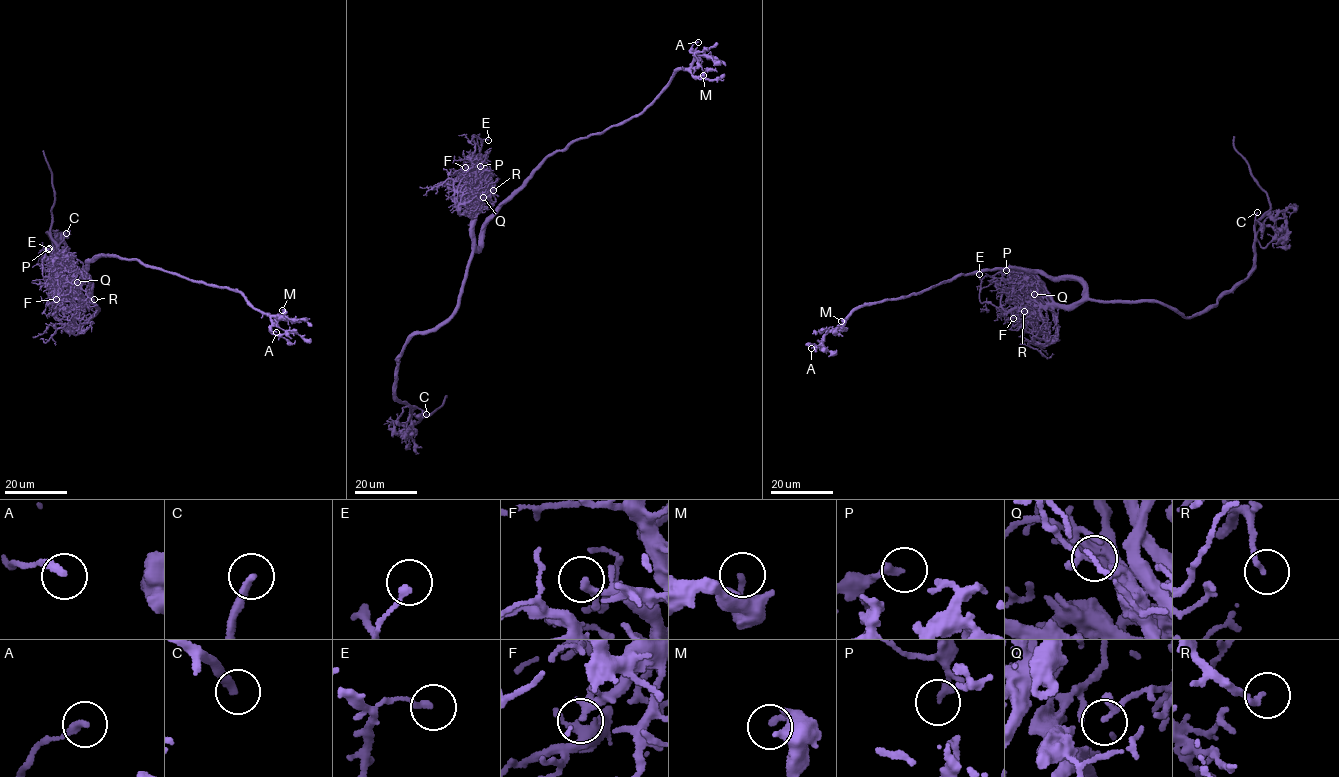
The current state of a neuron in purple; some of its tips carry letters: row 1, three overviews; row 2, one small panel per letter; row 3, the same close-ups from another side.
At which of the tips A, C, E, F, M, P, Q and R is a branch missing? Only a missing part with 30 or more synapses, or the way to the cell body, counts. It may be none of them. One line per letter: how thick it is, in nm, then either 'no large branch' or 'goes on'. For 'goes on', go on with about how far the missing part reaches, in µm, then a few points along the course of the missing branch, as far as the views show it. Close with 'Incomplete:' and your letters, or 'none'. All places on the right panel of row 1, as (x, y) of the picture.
A: calibre 240 nm; no large branch
C: calibre 240 nm; goes on; missing 10 µm; course (1257, 212), (1267, 202), (1275, 201), (1273, 207)
E: calibre 190 nm; no large branch
F: calibre 180 nm; goes on; missing 7 µm; course (1013, 318), (1011, 327), (1017, 336)
M: calibre 200 nm; no large branch
P: calibre 140 nm; no large branch
Q: calibre 240 nm; no large branch
R: calibre 180 nm; no large branch
Incomplete: C, F

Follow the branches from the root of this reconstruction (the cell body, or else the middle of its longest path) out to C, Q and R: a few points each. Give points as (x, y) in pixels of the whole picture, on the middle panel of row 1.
C: (482, 228), (482, 241), (472, 254), (459, 306), (434, 327), (415, 332), (398, 362), (397, 397), (426, 414)
Q: (482, 228), (479, 248), (473, 242), (473, 222), (480, 201), (490, 194), (483, 197)
R: (482, 228), (479, 248), (475, 246), (473, 237), (478, 187), (486, 181), (493, 190)

